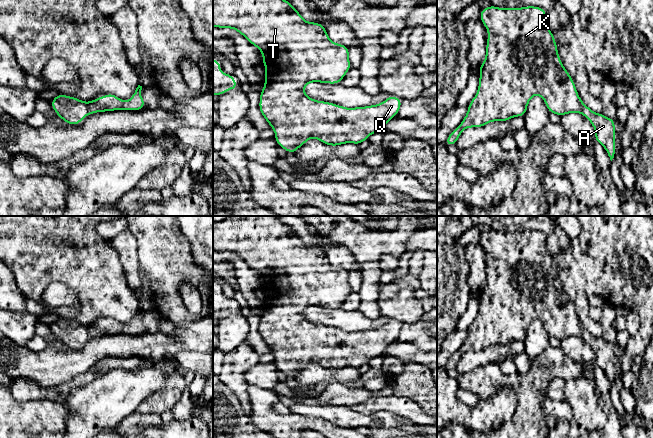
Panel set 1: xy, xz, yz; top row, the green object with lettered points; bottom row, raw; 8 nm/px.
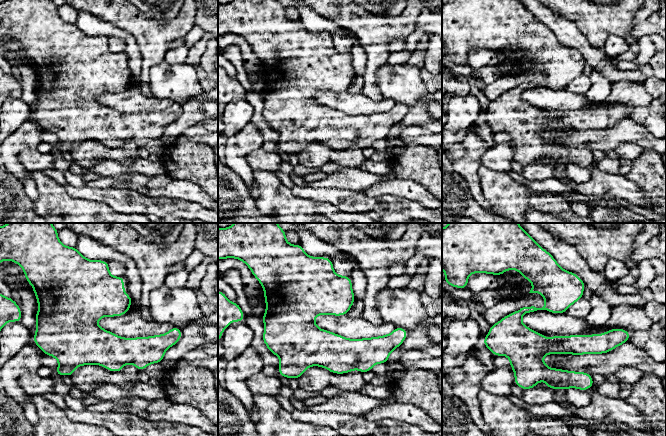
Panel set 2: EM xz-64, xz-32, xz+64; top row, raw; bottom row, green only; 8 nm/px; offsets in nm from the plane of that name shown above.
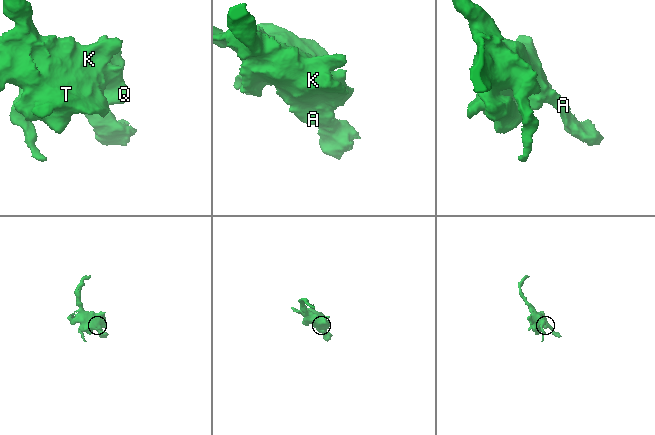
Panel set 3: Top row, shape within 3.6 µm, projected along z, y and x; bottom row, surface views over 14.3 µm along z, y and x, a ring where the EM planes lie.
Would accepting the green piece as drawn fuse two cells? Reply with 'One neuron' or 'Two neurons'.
One neuron

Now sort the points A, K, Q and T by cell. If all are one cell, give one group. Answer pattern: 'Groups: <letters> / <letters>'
Groups: A K Q T

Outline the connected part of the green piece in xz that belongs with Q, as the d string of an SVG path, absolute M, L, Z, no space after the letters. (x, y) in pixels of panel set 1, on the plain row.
M229 216L222 221L213 221L213 250L238 255L262 276L266 298L263 300L265 311L260 315L259 334L274 354L276 359L274 363L278 370L286 376L295 378L297 373L311 362L317 362L320 366L333 371L346 367L359 370L368 364L370 358L381 356L400 334L402 323L393 319L389 319L385 325L376 329L353 332L308 321L304 317L308 307L340 308L352 292L349 272L331 265L322 247L306 246L292 227L281 222L276 216Z

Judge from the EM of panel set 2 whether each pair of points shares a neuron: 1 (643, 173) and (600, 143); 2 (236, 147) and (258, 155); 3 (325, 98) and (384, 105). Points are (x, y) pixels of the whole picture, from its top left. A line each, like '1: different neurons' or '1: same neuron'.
1: different neurons
2: different neurons
3: same neuron

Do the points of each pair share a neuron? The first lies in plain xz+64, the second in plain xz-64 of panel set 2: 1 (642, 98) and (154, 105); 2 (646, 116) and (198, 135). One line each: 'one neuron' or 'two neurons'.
1: two neurons
2: two neurons

